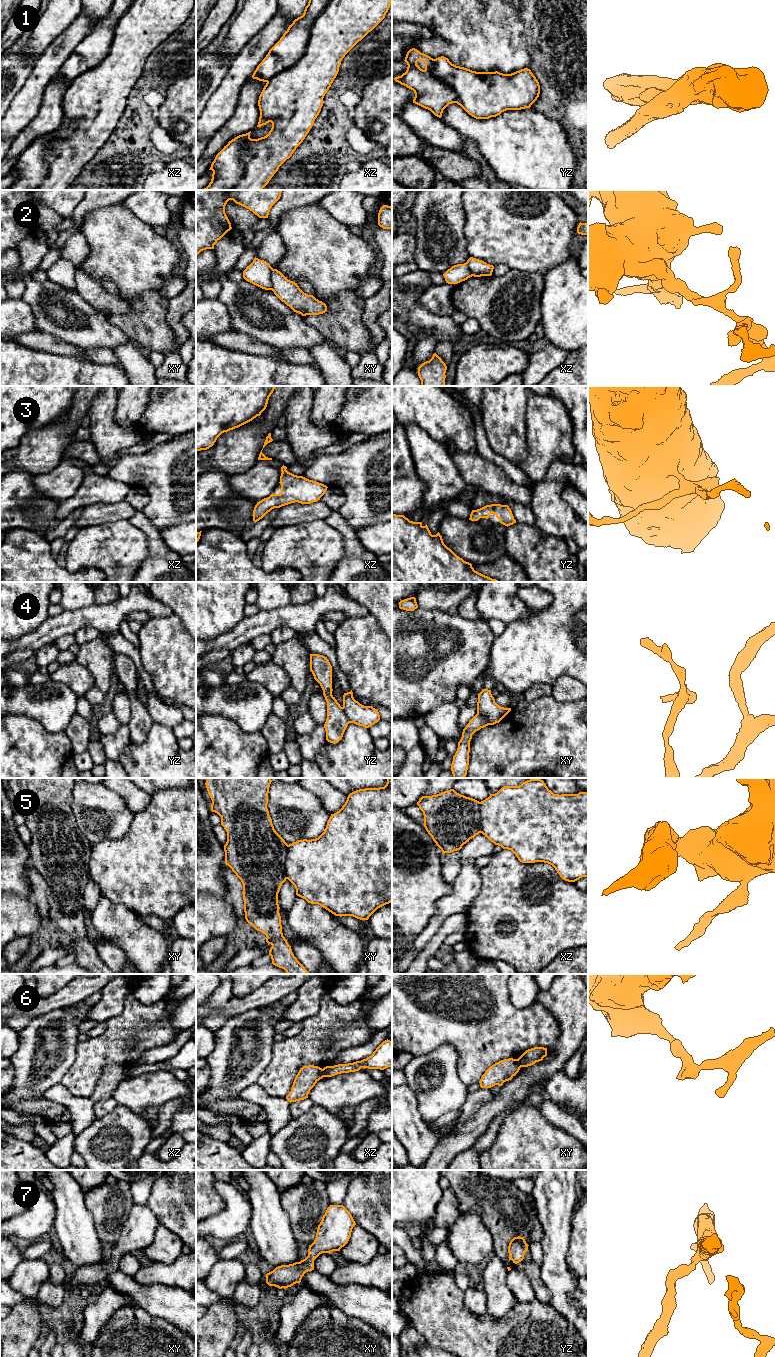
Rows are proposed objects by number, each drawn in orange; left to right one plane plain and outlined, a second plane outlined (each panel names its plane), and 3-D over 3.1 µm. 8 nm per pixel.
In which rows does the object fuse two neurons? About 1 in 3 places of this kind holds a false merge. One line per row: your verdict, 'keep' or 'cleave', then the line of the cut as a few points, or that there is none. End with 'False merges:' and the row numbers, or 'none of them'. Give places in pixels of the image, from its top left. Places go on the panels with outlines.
1: cleave; cut xz (329, 0), (309, 29), (303, 55), (266, 81)
2: cleave; cut xy (273, 269), (271, 273), (271, 289)
3: keep; cut none
4: cleave; cut yz (342, 707), (350, 722)
5: cleave; cut xy (288, 845), (285, 859), (285, 878)
6: cleave; cut xy (517, 1059), (520, 1067)
7: keep; cut none
False merges: 1, 2, 4, 5, 6

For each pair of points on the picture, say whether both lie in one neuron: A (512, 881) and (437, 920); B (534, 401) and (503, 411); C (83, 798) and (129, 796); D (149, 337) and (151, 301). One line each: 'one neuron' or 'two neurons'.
A: two neurons
B: two neurons
C: two neurons
D: one neuron

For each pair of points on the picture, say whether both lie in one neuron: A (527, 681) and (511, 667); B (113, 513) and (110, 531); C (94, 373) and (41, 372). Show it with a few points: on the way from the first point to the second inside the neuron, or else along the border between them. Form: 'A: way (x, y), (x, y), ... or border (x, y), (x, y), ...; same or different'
A: way (523, 677), (515, 669); same
B: border (129, 519), (99, 522), (88, 526); different
C: way (81, 373), (54, 373); same

